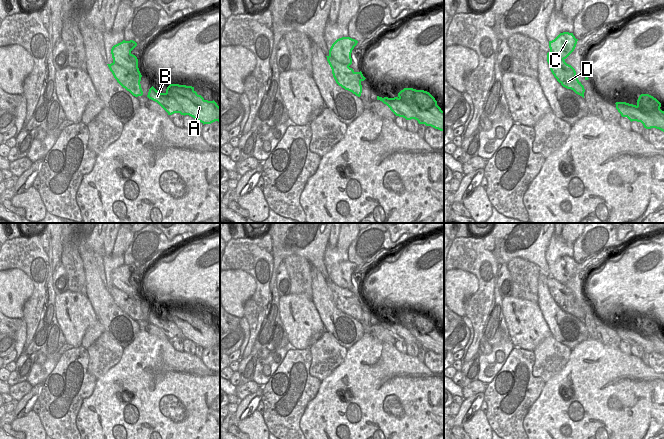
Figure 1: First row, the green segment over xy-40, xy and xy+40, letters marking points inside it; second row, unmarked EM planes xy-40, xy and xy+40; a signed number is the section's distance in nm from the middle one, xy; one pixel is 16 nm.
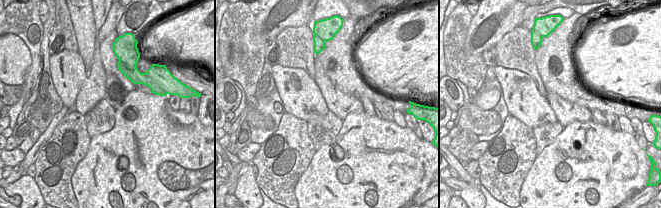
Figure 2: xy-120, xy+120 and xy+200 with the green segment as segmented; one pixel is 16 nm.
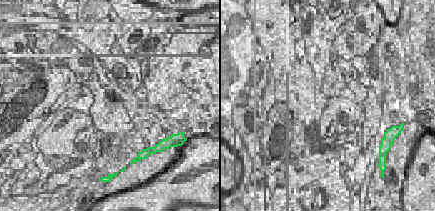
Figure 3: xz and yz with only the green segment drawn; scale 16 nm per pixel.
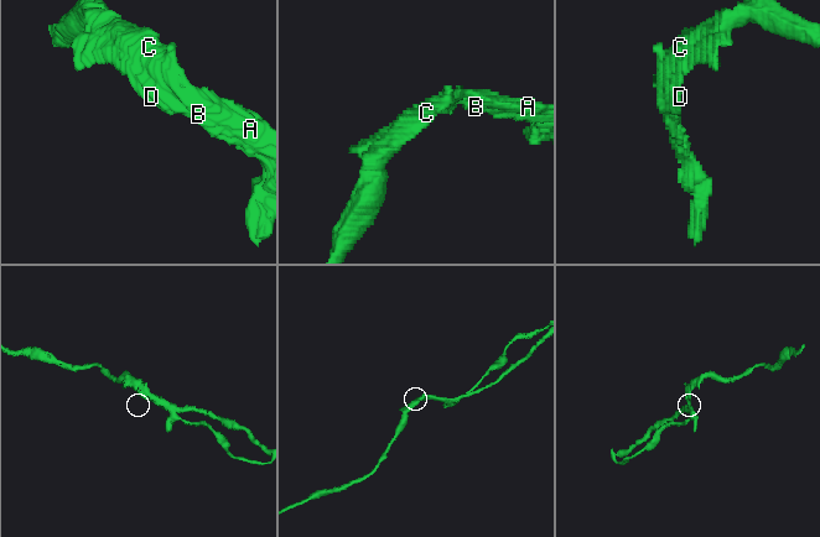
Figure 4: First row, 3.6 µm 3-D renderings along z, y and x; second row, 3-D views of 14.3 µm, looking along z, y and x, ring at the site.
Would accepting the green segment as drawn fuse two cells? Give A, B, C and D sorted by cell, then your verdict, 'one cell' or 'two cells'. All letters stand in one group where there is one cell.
groups A C / B D; two cells

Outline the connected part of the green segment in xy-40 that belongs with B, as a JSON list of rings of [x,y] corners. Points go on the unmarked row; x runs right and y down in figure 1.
[[[153,310],[149,313],[147,321],[157,326],[167,337],[172,339],[174,337],[180,337],[181,339],[187,339],[181,329],[167,317],[158,316]]]

